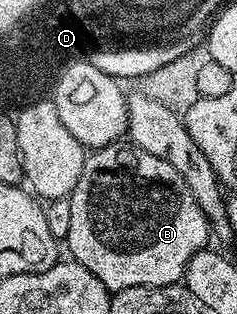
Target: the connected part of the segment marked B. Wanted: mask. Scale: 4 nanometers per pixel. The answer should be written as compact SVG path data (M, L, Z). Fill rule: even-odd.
M133 144L123 145L100 146L92 149L84 157L83 171L69 195L71 199L69 232L65 239L67 250L71 253L68 255L85 268L89 268L89 272L93 272L93 276L97 276L97 280L101 280L101 284L105 284L108 292L114 292L121 288L137 288L138 286L168 286L182 279L192 256L208 245L207 237L210 239L213 234L211 223L207 221L205 212L201 212L197 200L193 200L193 192L189 192L185 180L181 180L181 172L177 172L177 168L173 168L173 164L169 164L169 160L161 160L157 156L149 156L149 152L145 152Z

